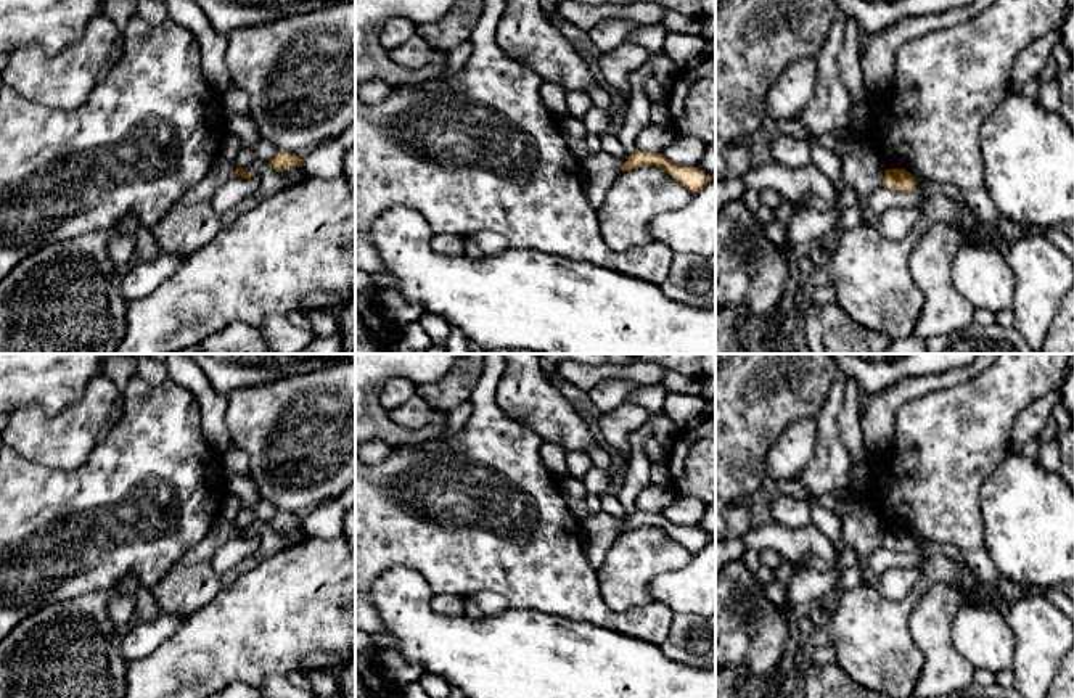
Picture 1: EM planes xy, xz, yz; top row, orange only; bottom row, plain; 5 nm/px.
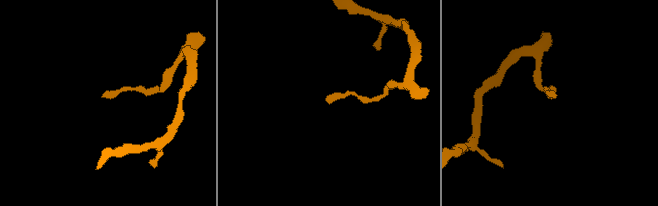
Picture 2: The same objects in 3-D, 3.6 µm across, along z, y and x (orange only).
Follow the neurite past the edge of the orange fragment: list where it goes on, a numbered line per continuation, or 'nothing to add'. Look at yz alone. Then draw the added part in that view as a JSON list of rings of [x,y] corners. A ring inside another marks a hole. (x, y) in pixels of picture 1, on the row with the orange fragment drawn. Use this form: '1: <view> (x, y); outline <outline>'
nothing to add

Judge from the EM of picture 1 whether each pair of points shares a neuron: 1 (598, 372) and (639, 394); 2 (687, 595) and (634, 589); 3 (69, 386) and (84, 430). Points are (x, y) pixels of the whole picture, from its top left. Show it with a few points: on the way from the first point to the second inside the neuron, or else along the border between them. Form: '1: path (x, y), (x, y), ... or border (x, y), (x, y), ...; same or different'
1: border (663, 381), (637, 386); different
2: border (680, 568), (658, 574), (650, 583), (650, 597); different
3: border (100, 375), (60, 412), (47, 415), (37, 407); different

